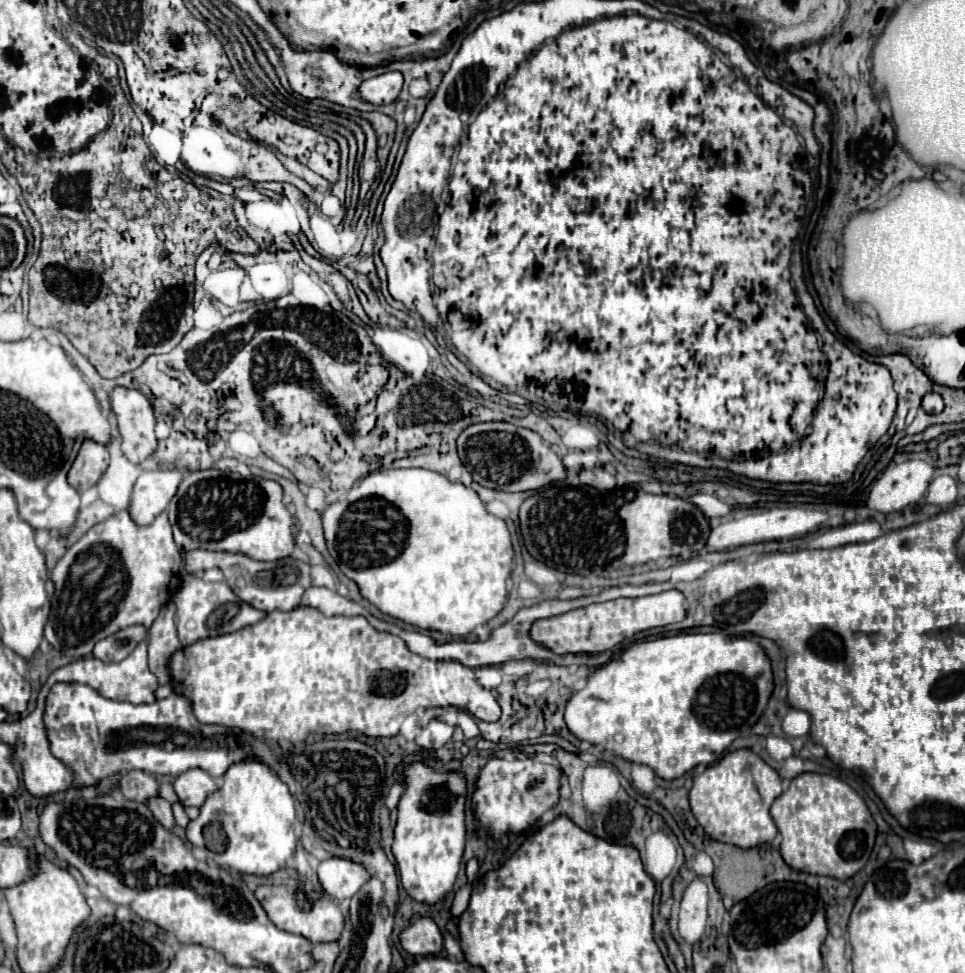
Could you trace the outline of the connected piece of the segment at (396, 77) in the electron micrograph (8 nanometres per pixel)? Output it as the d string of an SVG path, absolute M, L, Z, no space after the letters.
M390 71L362 81L358 93L362 101L368 101L372 105L386 105L398 97L400 89L402 89L402 75Z

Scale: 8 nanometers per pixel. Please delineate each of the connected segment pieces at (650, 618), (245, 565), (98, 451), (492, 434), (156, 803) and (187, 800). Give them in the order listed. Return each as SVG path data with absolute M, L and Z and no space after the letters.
M670 589L670 591L656 593L656 595L648 595L648 597L594 603L594 605L586 605L586 607L568 611L564 615L552 617L552 619L540 619L532 625L530 637L534 643L550 649L556 655L566 655L566 653L598 655L634 637L640 631L648 631L652 627L664 627L668 623L682 621L684 615L686 615L684 613L684 593Z
M194 549L184 553L184 565L188 573L204 571L206 565L218 565L224 571L224 577L232 591L246 601L248 605L260 609L260 611L290 611L300 605L300 599L304 591L310 587L310 565L302 563L298 559L278 559L278 561L256 561L242 553L226 553L226 551L206 551L206 549Z
M86 439L68 471L68 483L82 493L102 477L106 467L108 467L106 445Z
M476 423L458 437L458 453L476 483L498 491L534 491L566 479L562 459L530 429L510 423Z
M152 797L148 799L148 809L154 813L154 817L168 829L174 827L174 817L172 817L172 809L170 809L170 803L162 797Z
M188 769L186 773L178 775L174 779L174 791L178 795L178 801L184 807L200 807L212 791L216 791L216 781L202 769Z

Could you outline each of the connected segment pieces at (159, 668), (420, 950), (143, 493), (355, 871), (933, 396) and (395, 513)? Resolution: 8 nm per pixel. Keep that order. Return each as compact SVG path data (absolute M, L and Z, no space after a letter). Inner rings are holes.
M164 605L158 619L150 627L150 645L148 645L148 667L158 677L160 685L170 683L168 673L168 659L174 651L182 649L176 637L176 623L174 623L174 607Z
M418 919L400 933L402 949L410 955L440 955L444 949L442 933L432 919Z
M176 467L142 471L142 475L134 485L134 497L130 505L136 523L148 525L152 523L152 519L156 519L156 515L160 515L168 507L168 503L178 491L178 485L184 479L182 473L186 471Z
M332 857L318 865L318 879L328 895L344 899L356 895L360 887L370 879L370 875L360 863Z
M926 393L924 399L922 399L922 407L926 413L940 413L944 409L944 403L942 403L942 397L938 393Z
M380 469L374 473L368 473L366 477L362 477L346 495L346 499L332 503L324 513L322 513L322 523L324 523L324 537L326 537L326 545L330 555L336 559L336 563L340 565L342 573L346 577L350 577L352 581L358 583L360 593L374 603L382 613L402 619L410 625L416 625L420 629L438 629L444 635L468 635L476 629L476 625L488 623L492 617L496 617L508 599L508 587L506 581L510 577L510 565L514 561L514 547L512 547L512 535L506 527L506 523L494 515L490 515L486 511L486 505L482 503L482 499L478 497L478 493L462 483L454 483L450 479L446 479L444 475L436 473L436 471L428 471L428 469Z

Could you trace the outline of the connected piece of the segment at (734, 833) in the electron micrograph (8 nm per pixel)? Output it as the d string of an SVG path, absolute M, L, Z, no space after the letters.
M738 749L694 777L694 785L690 789L690 807L698 823L712 839L750 849L770 843L778 835L778 827L770 815L770 805L780 793L780 775L754 751Z

